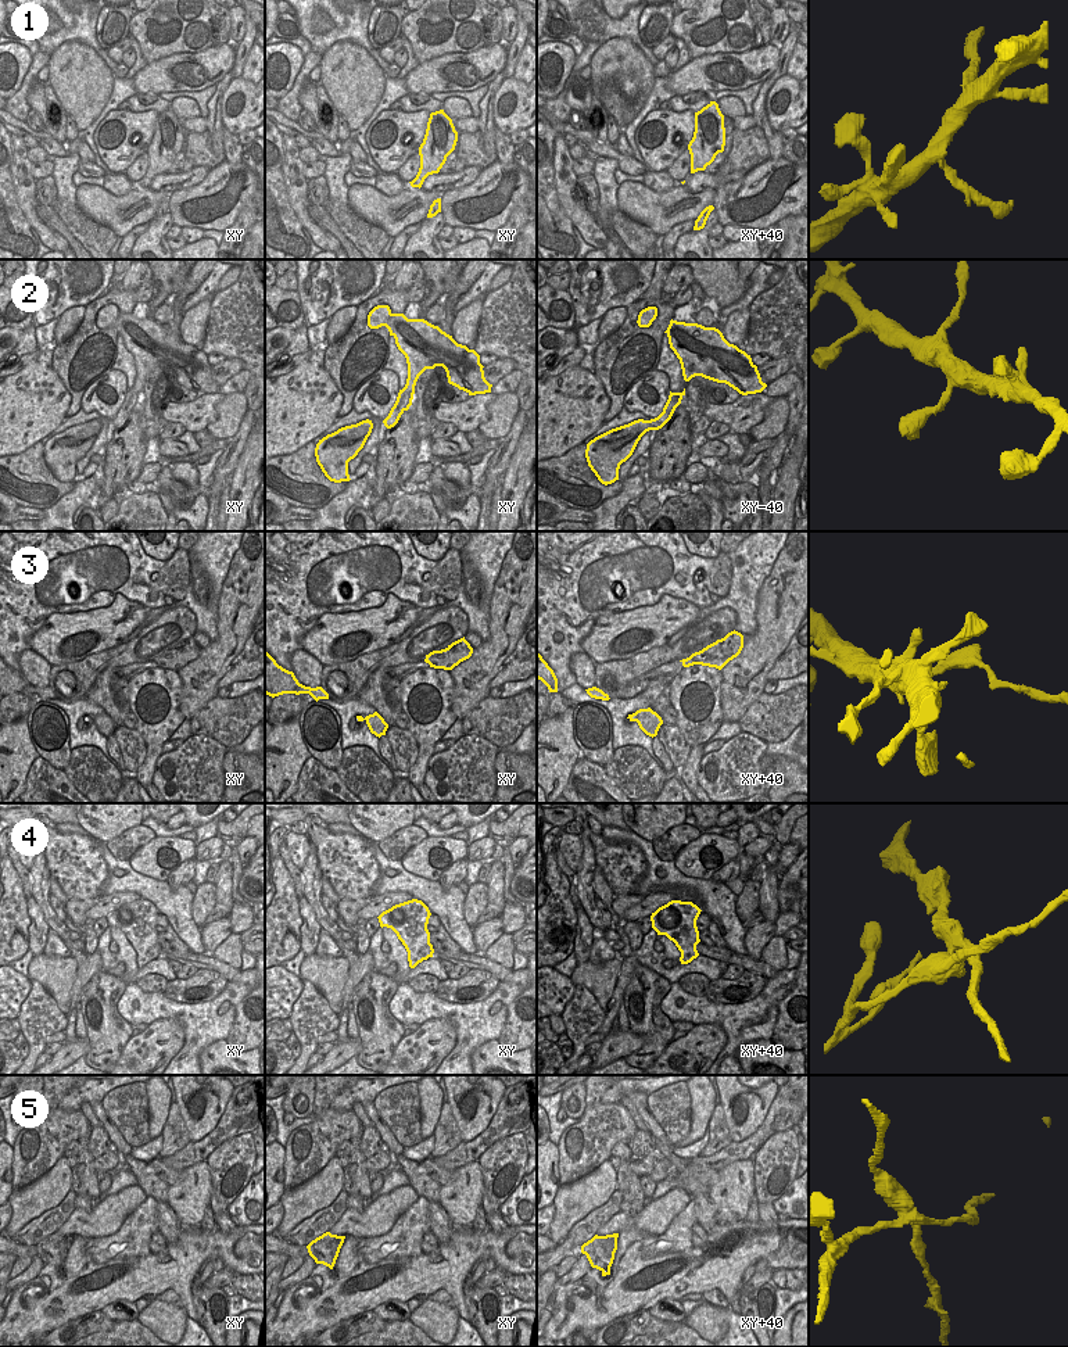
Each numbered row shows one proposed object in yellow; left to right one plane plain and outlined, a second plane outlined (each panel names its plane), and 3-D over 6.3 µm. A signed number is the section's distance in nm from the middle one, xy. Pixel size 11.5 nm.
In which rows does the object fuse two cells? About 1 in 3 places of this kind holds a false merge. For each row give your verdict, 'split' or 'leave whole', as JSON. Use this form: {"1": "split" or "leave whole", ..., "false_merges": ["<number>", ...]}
{"1": "leave whole", "2": "leave whole", "3": "split", "4": "split", "5": "split", "false_merges": ["3", "4", "5"]}

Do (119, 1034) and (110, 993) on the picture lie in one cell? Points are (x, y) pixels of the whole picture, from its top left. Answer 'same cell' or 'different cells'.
same cell

